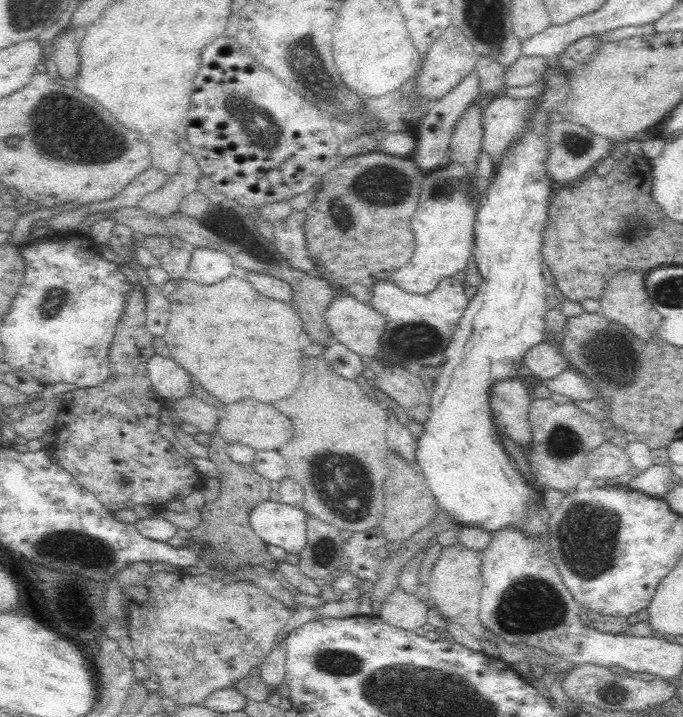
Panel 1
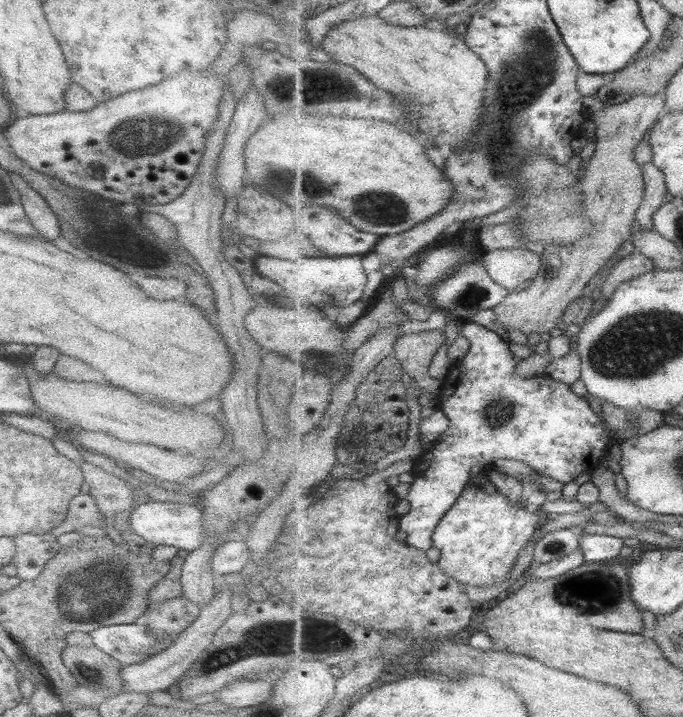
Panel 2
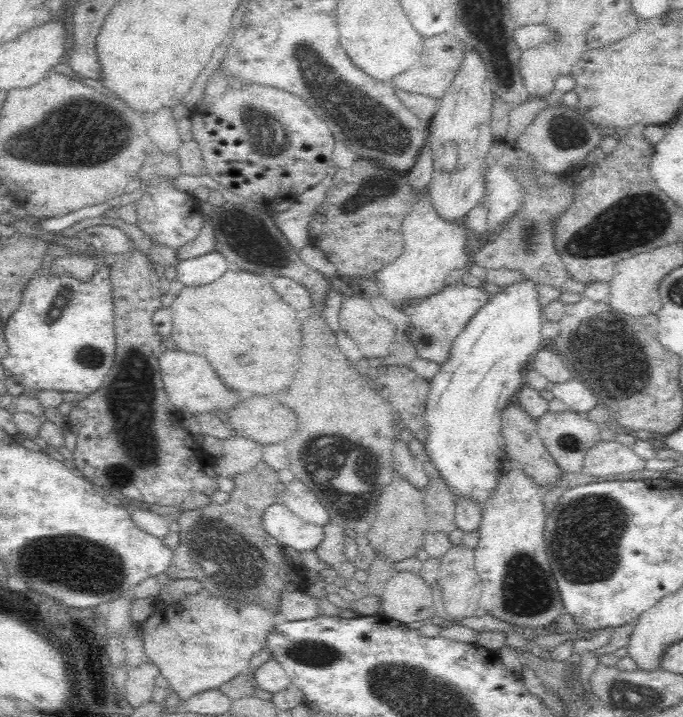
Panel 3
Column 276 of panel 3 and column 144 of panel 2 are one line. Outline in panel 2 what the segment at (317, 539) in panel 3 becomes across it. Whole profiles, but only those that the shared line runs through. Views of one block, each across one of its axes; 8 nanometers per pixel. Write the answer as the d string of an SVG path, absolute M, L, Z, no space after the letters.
M148 500L137 506L129 514L129 529L155 546L173 546L178 550L191 551L199 547L204 541L205 531L201 525L200 506L187 506L176 500L175 502L156 502Z

